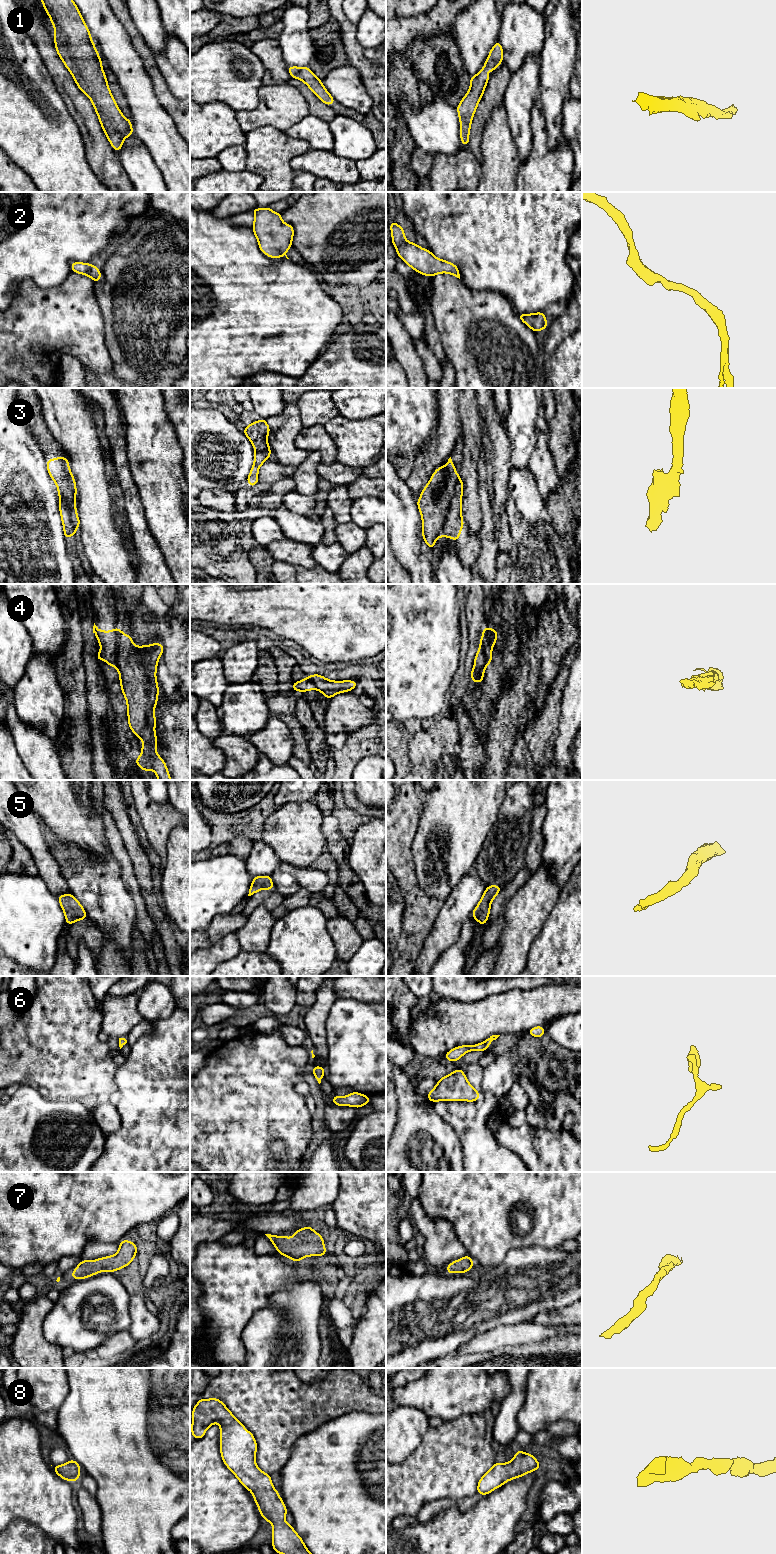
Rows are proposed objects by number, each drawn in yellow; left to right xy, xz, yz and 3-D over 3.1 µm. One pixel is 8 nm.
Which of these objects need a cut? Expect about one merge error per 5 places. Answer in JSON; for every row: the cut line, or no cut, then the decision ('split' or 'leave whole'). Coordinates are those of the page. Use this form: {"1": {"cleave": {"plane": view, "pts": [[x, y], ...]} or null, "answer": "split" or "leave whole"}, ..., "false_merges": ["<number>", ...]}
{"1": {"cleave": null, "answer": "leave whole"}, "2": {"cleave": null, "answer": "leave whole"}, "3": {"cleave": {"plane": "yz", "pts": [[459, 478], [454, 487], [454, 495], [445, 524], [437, 535]]}, "answer": "split"}, "4": {"cleave": {"plane": "xy", "pts": [[121, 632], [118, 638], [116, 666]]}, "answer": "split"}, "5": {"cleave": null, "answer": "leave whole"}, "6": {"cleave": null, "answer": "leave whole"}, "7": {"cleave": null, "answer": "leave whole"}, "8": {"cleave": null, "answer": "leave whole"}, "false_merges": ["3", "4"]}

